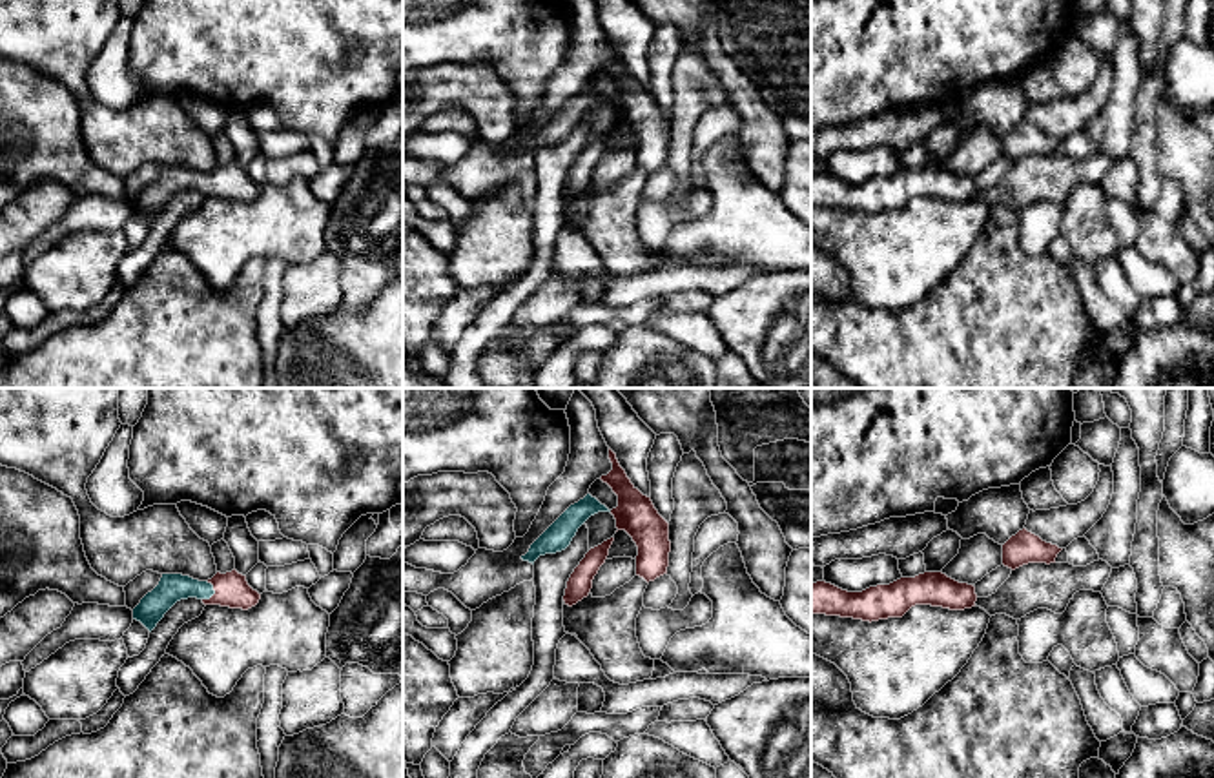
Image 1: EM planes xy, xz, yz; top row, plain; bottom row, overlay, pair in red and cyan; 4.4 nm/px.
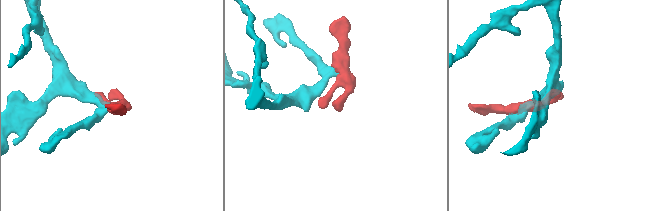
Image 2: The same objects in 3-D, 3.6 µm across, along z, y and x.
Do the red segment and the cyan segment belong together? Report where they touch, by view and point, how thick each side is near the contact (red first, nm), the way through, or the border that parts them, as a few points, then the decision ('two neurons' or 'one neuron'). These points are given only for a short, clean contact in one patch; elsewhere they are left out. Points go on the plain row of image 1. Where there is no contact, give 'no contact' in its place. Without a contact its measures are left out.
xy (216, 184) | 150/130 nm | across xy (232, 181), (216, 184), (172, 179) | one neuron

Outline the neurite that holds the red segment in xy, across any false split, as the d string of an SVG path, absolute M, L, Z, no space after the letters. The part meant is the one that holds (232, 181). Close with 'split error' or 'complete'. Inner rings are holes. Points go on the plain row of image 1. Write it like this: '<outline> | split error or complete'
M235 160L226 166L217 164L208 173L182 166L162 166L159 177L133 200L133 211L151 224L177 193L188 189L197 189L204 197L248 202L259 195L261 186Z | split error

